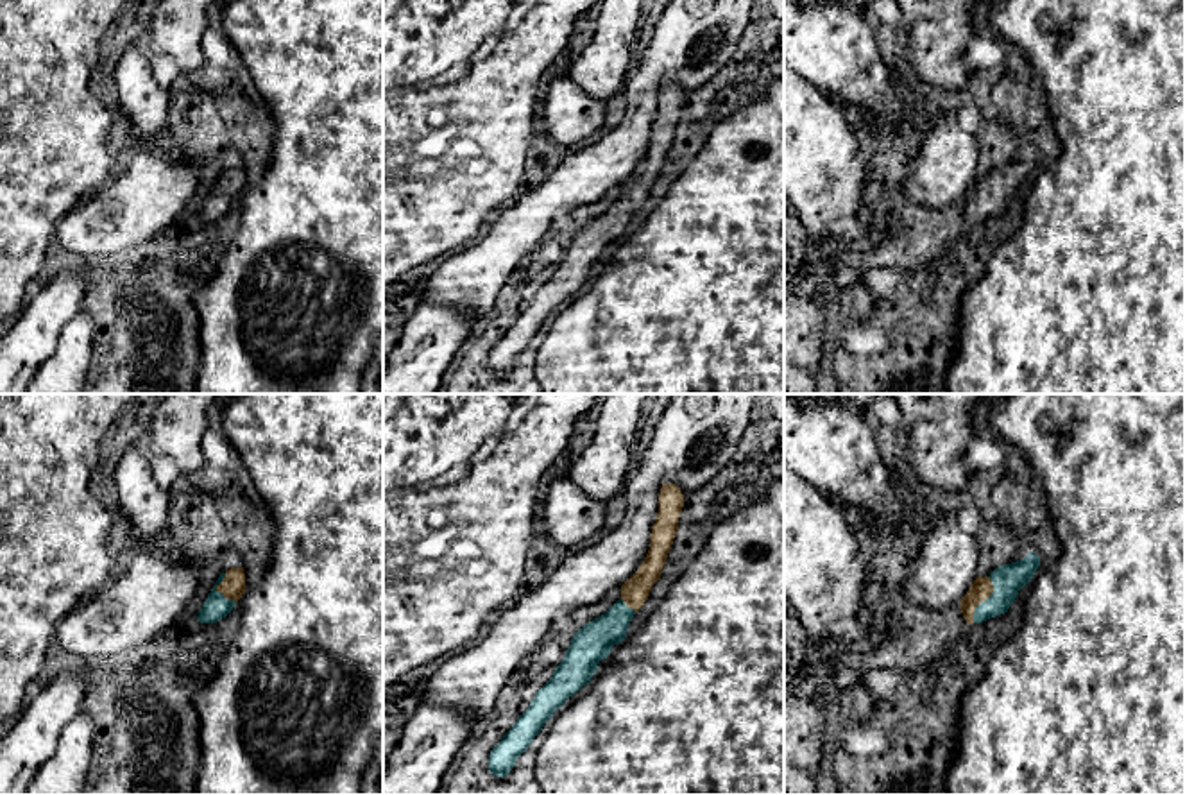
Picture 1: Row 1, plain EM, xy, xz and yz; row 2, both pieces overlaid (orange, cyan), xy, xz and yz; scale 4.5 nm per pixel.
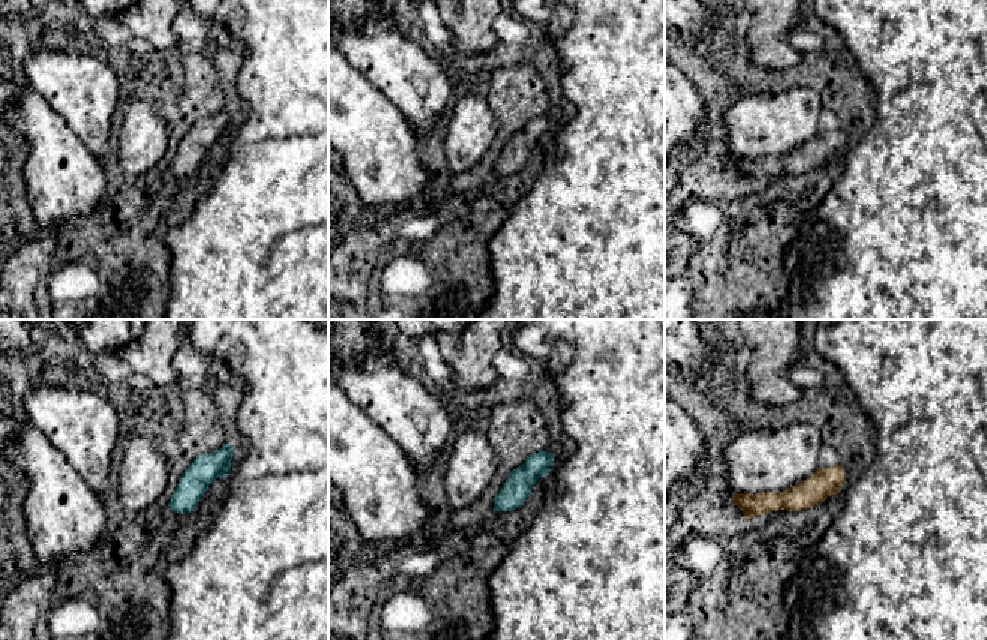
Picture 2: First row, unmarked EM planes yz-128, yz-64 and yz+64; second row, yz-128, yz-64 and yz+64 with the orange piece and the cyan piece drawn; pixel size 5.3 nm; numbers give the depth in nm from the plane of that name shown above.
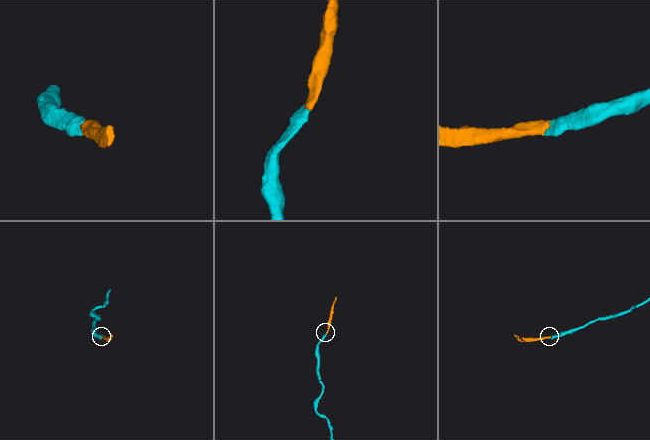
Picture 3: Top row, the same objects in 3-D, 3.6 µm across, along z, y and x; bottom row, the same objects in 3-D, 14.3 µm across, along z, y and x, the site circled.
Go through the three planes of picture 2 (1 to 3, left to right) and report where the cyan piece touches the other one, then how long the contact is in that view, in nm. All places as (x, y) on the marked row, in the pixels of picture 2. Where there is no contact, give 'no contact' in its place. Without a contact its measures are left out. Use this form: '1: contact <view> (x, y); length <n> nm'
1: no contact
2: no contact
3: contact yz+64 (843, 484); length 60 nm

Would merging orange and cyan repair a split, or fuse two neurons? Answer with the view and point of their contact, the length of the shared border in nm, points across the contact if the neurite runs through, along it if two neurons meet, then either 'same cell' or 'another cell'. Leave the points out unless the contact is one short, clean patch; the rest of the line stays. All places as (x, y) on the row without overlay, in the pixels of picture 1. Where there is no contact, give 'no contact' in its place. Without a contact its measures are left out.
yz (983, 199) | 220 nm | across yz (981, 187), (983, 199), (1008, 178) | same cell

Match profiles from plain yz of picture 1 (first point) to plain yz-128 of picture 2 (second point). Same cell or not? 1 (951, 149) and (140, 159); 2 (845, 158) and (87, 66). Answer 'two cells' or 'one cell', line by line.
1: one cell
2: two cells

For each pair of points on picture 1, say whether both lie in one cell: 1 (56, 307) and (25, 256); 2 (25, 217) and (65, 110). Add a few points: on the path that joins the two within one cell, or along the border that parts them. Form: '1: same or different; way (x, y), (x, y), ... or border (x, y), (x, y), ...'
1: different; border (31, 294), (18, 316)
2: same; way (25, 190), (25, 149), (38, 136)

